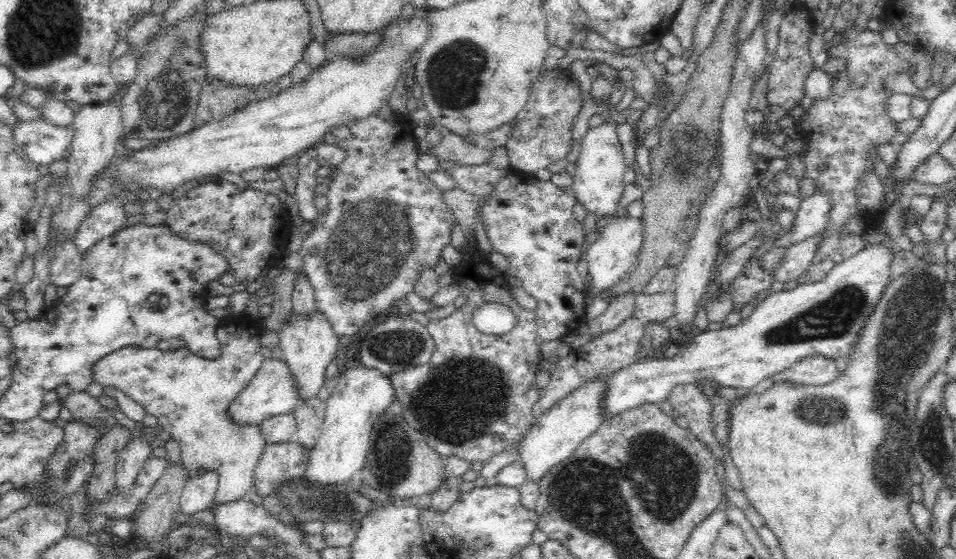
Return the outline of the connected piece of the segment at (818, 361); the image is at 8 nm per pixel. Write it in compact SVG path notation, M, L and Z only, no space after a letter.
M810 354L809 357L802 358L800 362L796 362L773 375L768 380L774 381L790 381L800 385L823 385L836 378L838 368L835 361L818 354Z

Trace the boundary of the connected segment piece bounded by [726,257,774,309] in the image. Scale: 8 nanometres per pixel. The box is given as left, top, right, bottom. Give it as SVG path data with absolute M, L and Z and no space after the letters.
M755 257L751 263L743 267L743 270L726 291L732 293L732 301L736 309L742 308L748 300L759 300L770 292L770 283L774 281L773 275L768 274Z

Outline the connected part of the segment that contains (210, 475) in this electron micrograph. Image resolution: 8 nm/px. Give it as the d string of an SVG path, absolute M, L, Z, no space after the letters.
M204 469L202 473L196 472L186 479L181 492L180 512L194 514L214 503L216 490L218 490L220 473L216 469Z

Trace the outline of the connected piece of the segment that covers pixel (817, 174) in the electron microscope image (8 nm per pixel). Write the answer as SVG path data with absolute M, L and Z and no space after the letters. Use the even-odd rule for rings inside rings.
M851 25L839 30L835 36L836 41L831 41L827 50L827 58L842 59L846 66L830 74L830 96L815 98L797 121L799 137L805 140L808 147L802 156L805 168L803 177L812 180L815 192L825 194L830 202L828 223L816 236L817 249L810 266L804 274L795 278L798 285L818 282L836 263L859 253L868 245L863 234L842 232L855 215L871 216L867 212L861 213L858 186L866 174L876 173L875 164L879 158L877 147L890 145L899 132L898 124L887 110L887 101L895 92L887 88L885 81L892 75L904 74L911 79L915 76L915 66L910 60L902 58L894 45L884 41L882 31L872 31L867 26L857 30L855 25ZM819 164L825 164L826 169L818 171L816 166Z

